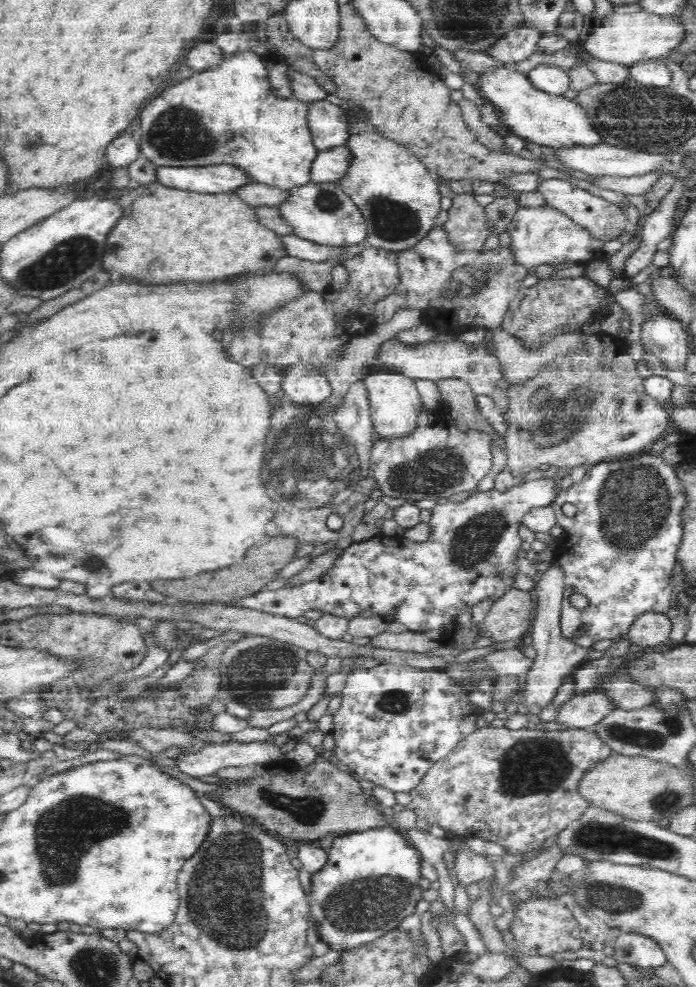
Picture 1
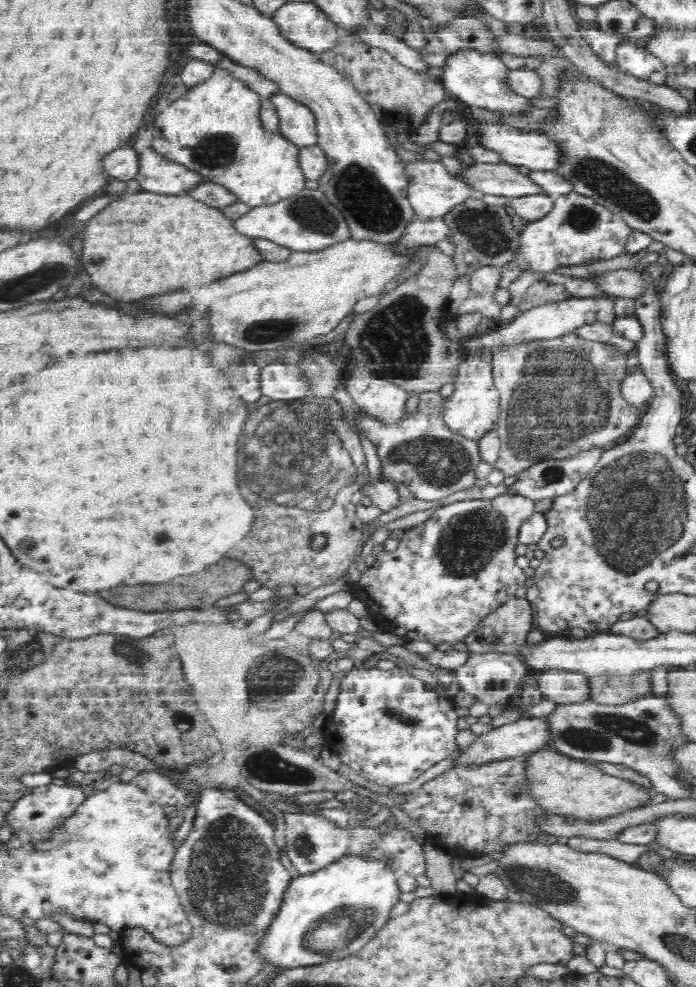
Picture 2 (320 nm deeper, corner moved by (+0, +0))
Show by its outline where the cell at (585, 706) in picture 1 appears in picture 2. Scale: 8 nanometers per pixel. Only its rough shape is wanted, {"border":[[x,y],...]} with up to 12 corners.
{"border":[[549,715],[479,735],[456,763],[530,756],[550,743]]}

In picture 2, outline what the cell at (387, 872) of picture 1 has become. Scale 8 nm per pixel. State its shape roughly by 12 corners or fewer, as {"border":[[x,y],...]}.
{"border":[[347,853],[294,876],[260,947],[281,970],[360,952],[400,873]]}

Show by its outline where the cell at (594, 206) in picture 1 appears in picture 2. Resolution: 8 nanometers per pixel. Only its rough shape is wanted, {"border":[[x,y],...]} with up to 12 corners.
{"border":[[478,163],[460,176],[478,193],[548,195],[525,169]]}

